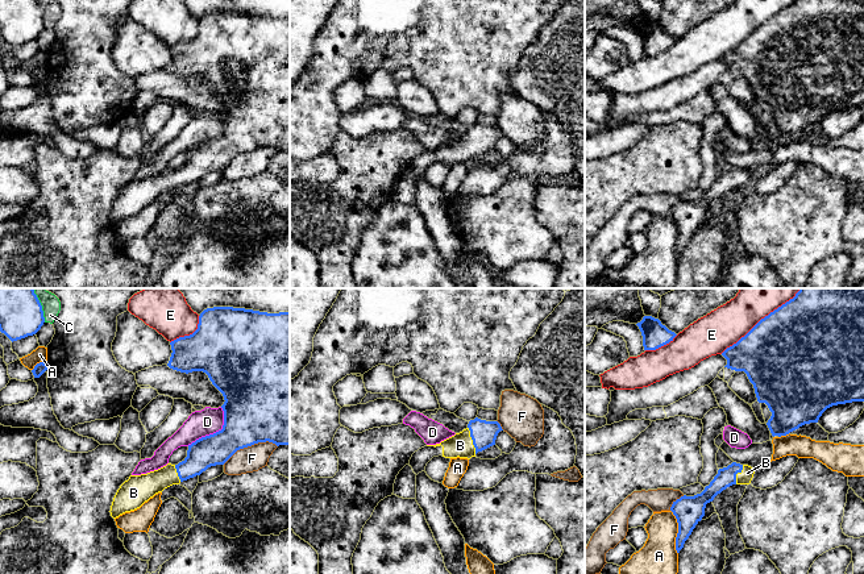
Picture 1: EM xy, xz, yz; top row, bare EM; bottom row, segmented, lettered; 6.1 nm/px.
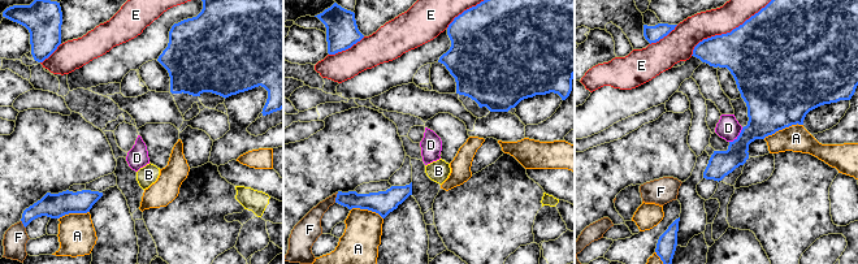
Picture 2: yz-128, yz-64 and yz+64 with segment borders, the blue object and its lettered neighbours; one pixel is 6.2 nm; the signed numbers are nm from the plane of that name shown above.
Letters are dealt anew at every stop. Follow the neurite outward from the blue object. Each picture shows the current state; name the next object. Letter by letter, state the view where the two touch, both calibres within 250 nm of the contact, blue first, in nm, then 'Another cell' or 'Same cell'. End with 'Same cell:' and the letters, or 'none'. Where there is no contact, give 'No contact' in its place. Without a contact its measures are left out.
A: Touches blue in yz. Thickness 180 nm (blue) against 220 nm. Another cell
B: Touches blue in xz. Thickness 160 nm (blue) against 140 nm. Same cell
C: Touches blue in xy. Thickness 260 nm (blue) against 110 nm. Another cell
D: Touches blue in xy. Thickness 360 nm (blue) against 160 nm. Another cell
E: Touches blue in yz. Thickness 500 nm (blue) against 280 nm. Another cell
F: Touches blue in xy. Thickness 440 nm (blue) against 160 nm. Another cell
Same cell: B

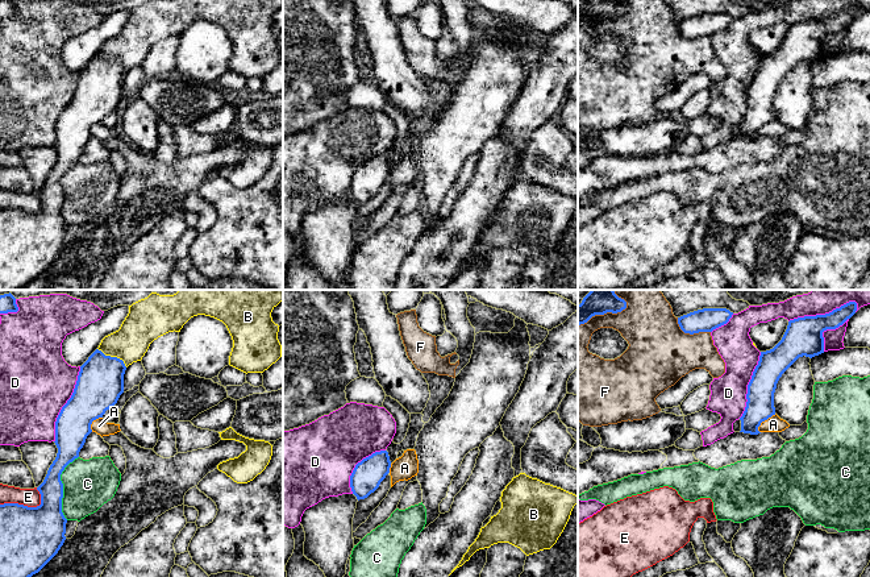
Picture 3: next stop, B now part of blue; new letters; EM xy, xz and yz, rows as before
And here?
A: Touches blue in yz. Thickness 170 nm (blue) against 100 nm. Another cell
B: Touches blue in xy. Thickness 280 nm (blue) against 220 nm. Another cell
C: Touches blue in xy. Thickness 260 nm (blue) against 300 nm. Another cell
D: Touches blue in yz. Thickness 220 nm (blue) against 240 nm. Another cell
E: Touches blue in xy. Thickness 360 nm (blue) against 110 nm. Another cell
F: Touches blue in yz. Thickness 140 nm (blue) against 400 nm. Another cell
Same cell: none

